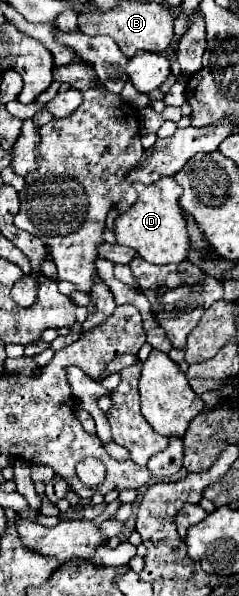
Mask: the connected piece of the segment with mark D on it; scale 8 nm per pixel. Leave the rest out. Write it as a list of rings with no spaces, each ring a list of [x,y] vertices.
[[[159,178],[153,184],[137,184],[137,202],[115,218],[115,238],[121,246],[131,246],[151,264],[179,264],[187,258],[189,236],[179,210],[181,186],[171,178]]]

